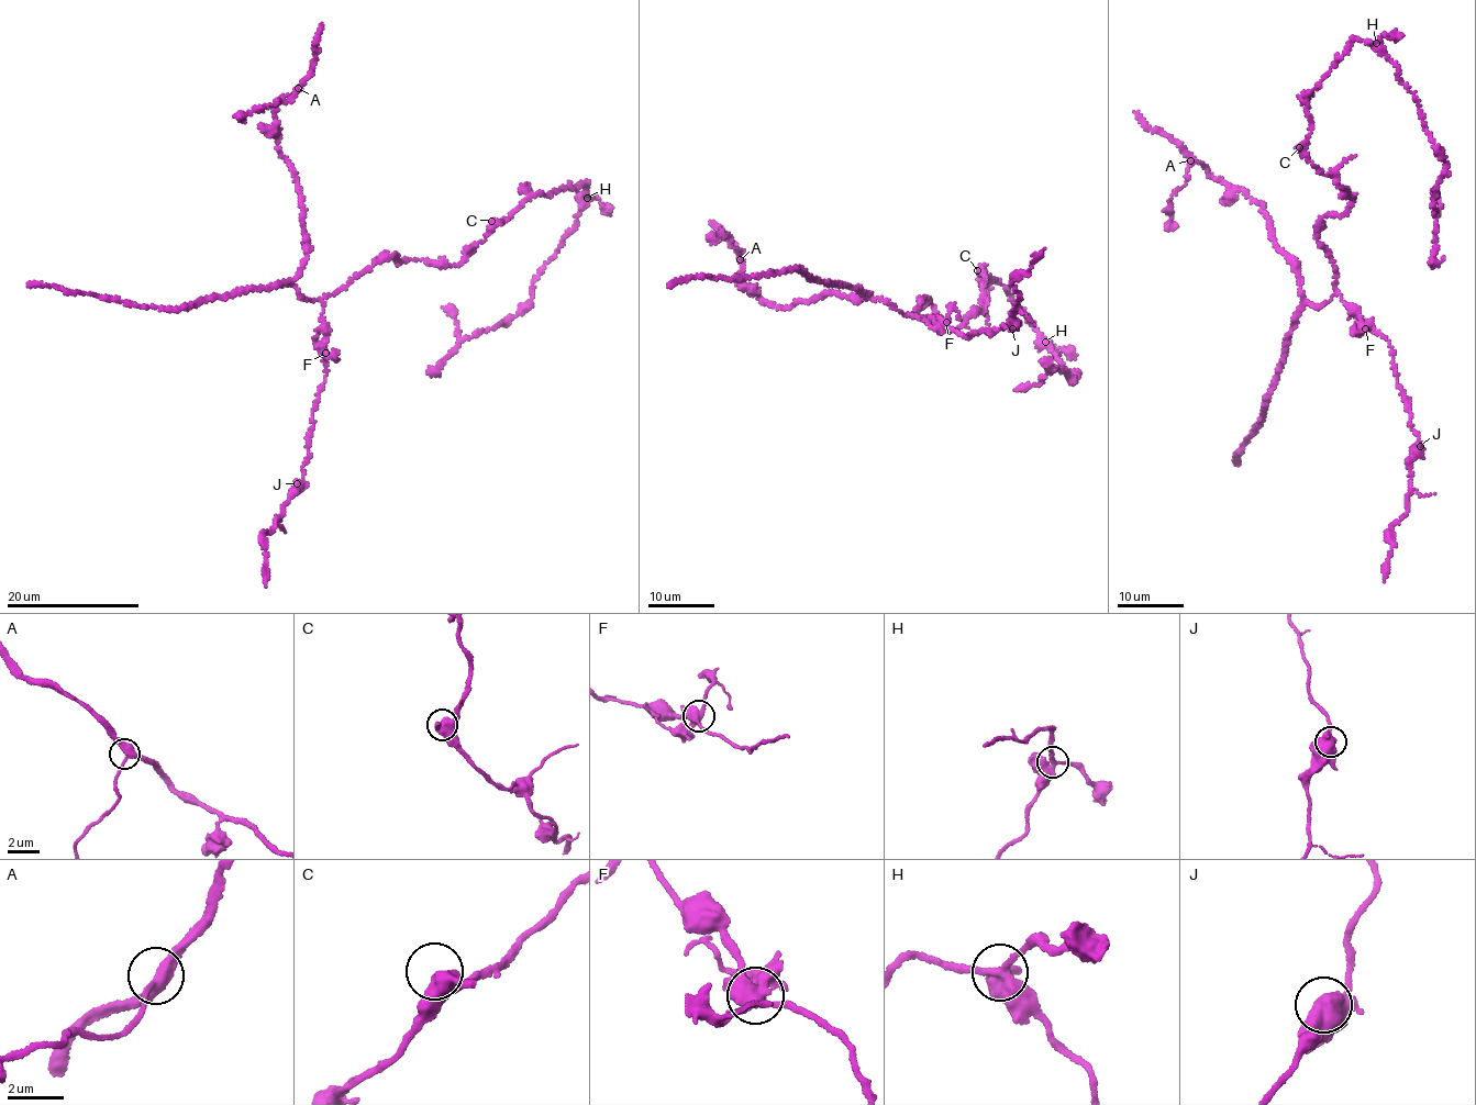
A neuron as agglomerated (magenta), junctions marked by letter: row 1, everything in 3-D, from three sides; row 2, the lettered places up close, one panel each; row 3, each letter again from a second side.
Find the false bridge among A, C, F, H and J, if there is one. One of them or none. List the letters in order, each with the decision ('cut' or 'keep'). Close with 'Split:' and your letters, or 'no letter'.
A: keep
C: keep
F: keep
H: keep
J: keep
Split: no letter

